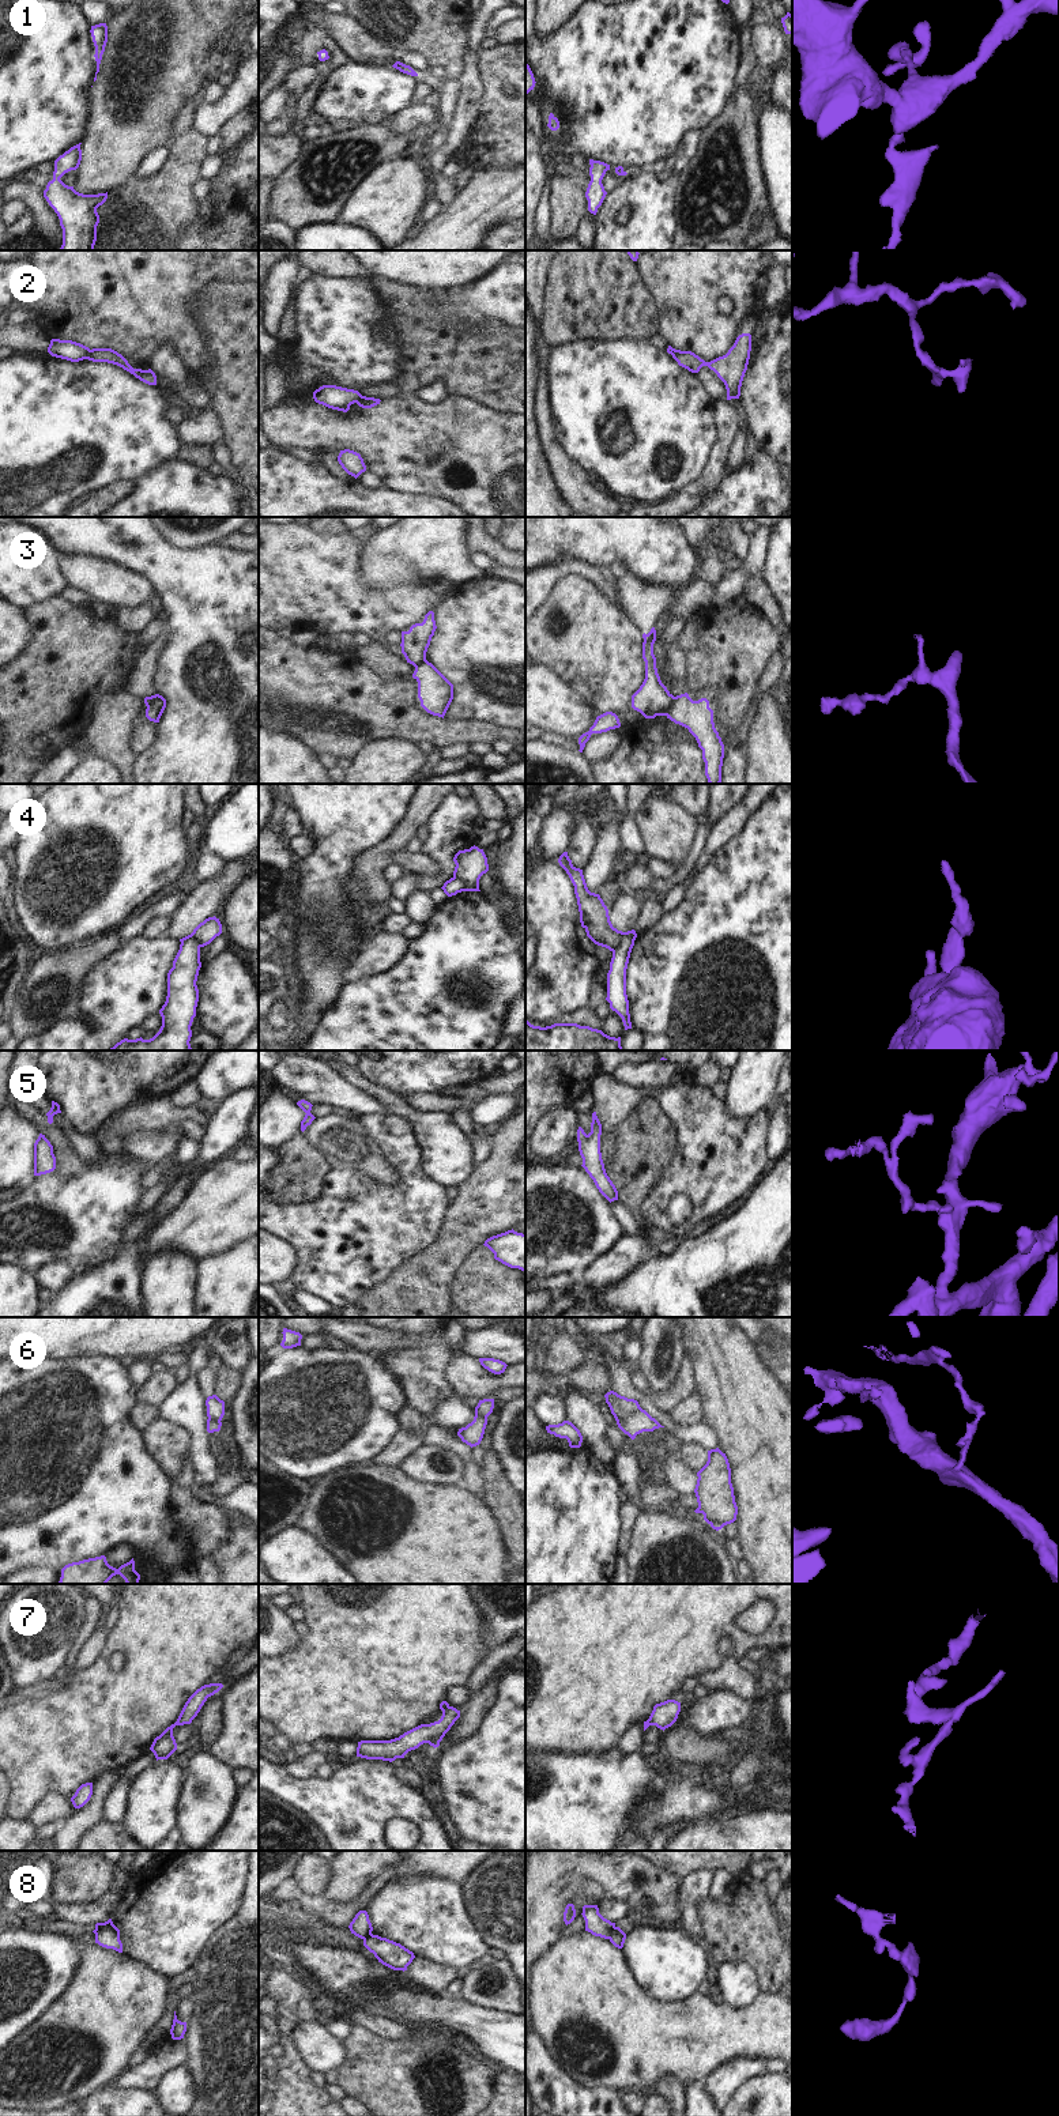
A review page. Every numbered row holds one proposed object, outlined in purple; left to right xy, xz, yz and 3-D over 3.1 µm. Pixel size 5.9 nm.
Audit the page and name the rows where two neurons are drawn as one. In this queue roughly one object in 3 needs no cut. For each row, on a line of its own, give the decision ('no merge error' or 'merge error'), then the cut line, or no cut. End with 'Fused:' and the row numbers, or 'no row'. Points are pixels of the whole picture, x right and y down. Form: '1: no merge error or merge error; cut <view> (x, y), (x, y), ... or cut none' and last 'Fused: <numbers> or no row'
1: no merge error; cut none
2: merge error; cut xy (90, 350), (83, 358)
3: merge error; cut yz (674, 697), (666, 715)
4: merge error; cut yz (636, 935), (626, 935), (613, 953)
5: no merge error; cut none
6: merge error; cut yz (640, 1407), (617, 1421)
7: merge error; cut xy (177, 1720), (180, 1724)
8: merge error; cut yz (614, 1926), (609, 1938)
Fused: 2, 3, 4, 6, 7, 8

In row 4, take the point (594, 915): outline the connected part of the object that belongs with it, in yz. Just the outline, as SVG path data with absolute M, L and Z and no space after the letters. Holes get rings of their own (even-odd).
M568 852L559 856L558 863L566 871L574 886L581 927L595 944L614 953L622 944L626 935L637 936L634 929L622 932L613 927L607 906L599 894L588 890L583 870L572 864Z

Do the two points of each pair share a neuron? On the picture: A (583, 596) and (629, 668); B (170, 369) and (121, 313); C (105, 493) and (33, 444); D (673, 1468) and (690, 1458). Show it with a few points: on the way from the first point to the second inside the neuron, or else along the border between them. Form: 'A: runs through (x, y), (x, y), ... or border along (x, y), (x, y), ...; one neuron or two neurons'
A: runs through (583, 614), (583, 622), (611, 651); one neuron
B: border along (147, 358), (158, 344), (169, 342), (184, 362); two neurons
C: border along (129, 481), (106, 483), (80, 500); two neurons
D: border along (675, 1455), (696, 1473); two neurons

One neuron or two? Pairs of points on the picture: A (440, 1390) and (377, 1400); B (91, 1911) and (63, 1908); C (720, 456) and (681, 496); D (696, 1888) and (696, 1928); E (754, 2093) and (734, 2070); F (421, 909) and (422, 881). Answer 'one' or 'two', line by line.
A: two
B: one
C: one
D: one
E: two
F: two

